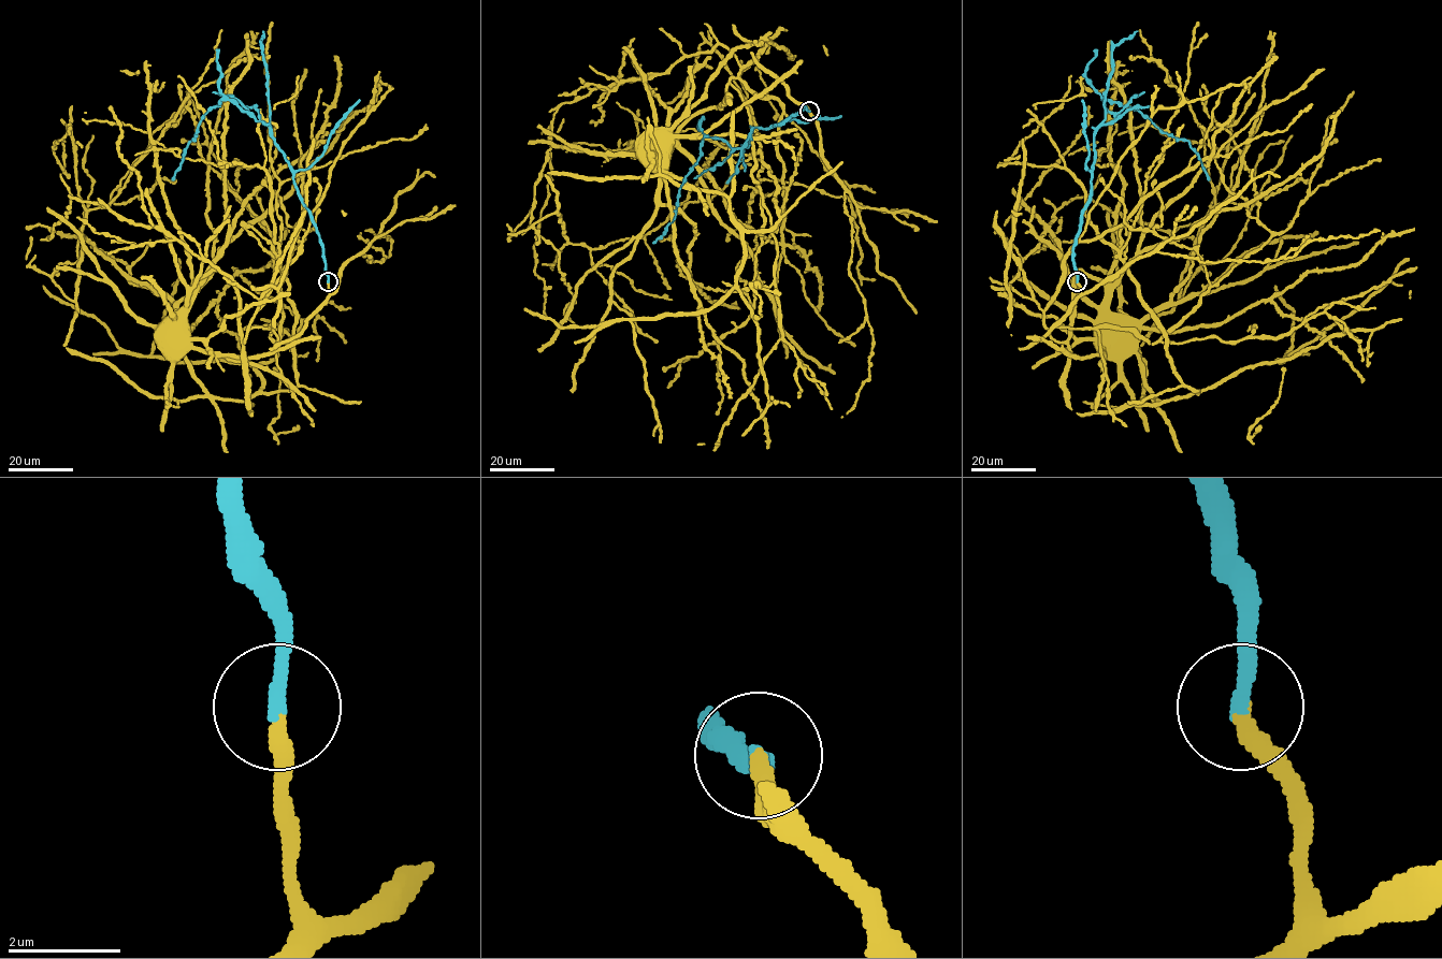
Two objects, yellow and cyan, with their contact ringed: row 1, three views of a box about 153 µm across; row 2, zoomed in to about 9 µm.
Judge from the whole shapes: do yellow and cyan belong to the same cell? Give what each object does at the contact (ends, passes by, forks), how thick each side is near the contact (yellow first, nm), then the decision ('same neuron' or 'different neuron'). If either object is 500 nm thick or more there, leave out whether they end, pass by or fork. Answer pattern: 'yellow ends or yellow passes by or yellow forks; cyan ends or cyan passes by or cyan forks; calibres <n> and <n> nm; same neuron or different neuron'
yellow ends; cyan ends; calibres 320 and 280 nm; same neuron

